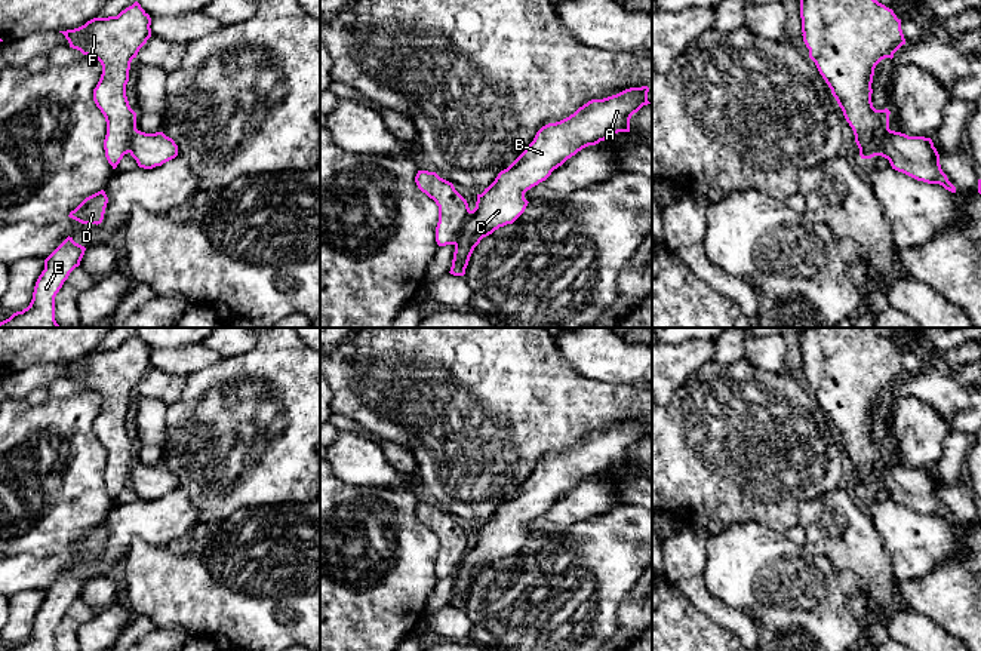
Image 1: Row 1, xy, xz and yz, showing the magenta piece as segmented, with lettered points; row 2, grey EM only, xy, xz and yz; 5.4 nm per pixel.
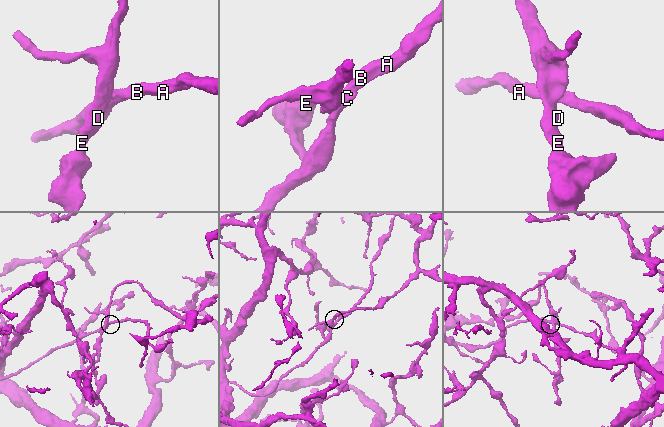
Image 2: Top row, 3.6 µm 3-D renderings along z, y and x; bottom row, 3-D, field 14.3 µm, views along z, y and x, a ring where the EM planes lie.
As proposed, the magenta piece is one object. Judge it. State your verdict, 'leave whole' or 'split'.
split

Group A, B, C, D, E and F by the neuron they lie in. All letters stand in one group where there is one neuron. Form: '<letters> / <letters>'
A B C / D E F

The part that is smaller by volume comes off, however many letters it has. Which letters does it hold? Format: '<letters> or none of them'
A, B, C

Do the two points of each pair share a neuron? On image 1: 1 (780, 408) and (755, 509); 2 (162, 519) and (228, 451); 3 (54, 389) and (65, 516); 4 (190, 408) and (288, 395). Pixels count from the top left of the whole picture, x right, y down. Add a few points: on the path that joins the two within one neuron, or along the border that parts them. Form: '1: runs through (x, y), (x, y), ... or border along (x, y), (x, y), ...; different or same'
1: runs through (762, 433), (755, 444), (755, 484); same
2: border along (178, 487), (187, 494), (196, 509), (196, 524); different
3: border along (85, 387), (70, 396), (49, 396); different
4: runs through (214, 408), (264, 408); same

